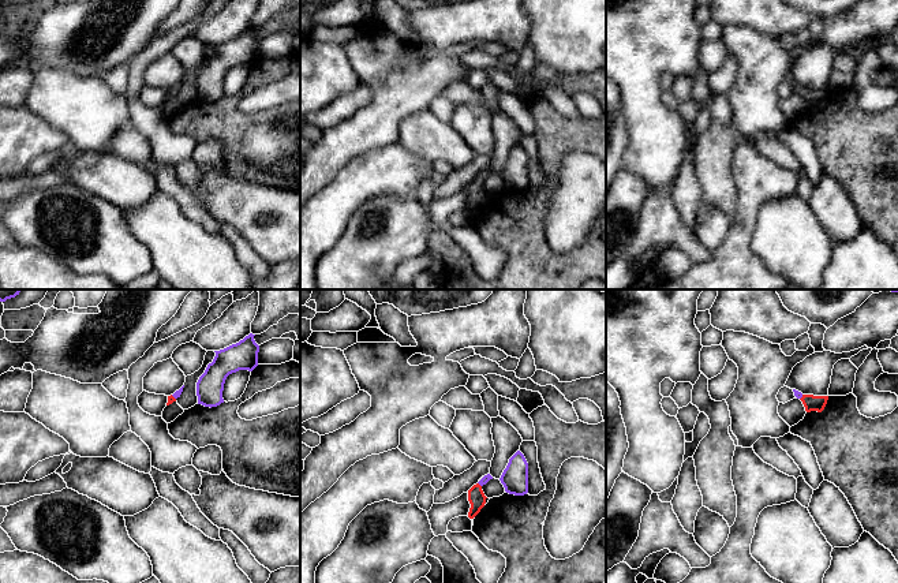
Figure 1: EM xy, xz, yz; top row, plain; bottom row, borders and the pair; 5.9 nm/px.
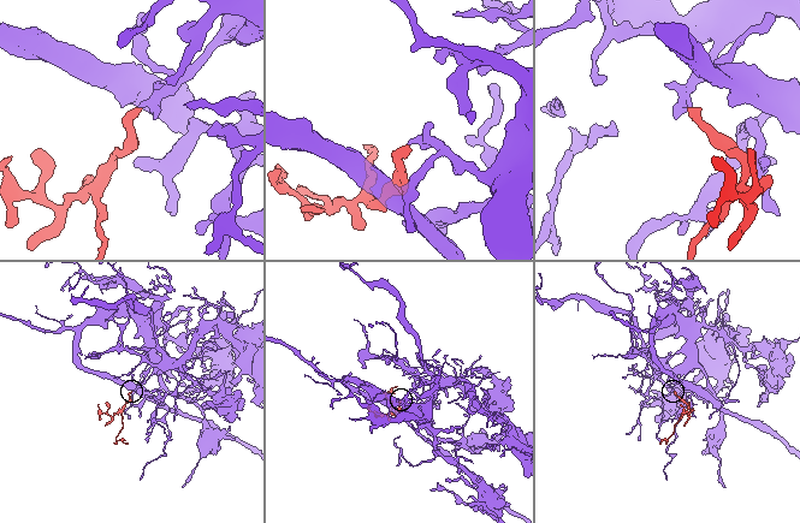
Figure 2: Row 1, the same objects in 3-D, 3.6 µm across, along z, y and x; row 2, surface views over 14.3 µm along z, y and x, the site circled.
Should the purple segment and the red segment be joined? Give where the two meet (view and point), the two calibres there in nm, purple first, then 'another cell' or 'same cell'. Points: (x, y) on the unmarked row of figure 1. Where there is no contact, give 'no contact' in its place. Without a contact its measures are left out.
xy (174, 90) | 40/50 nm | same cell

